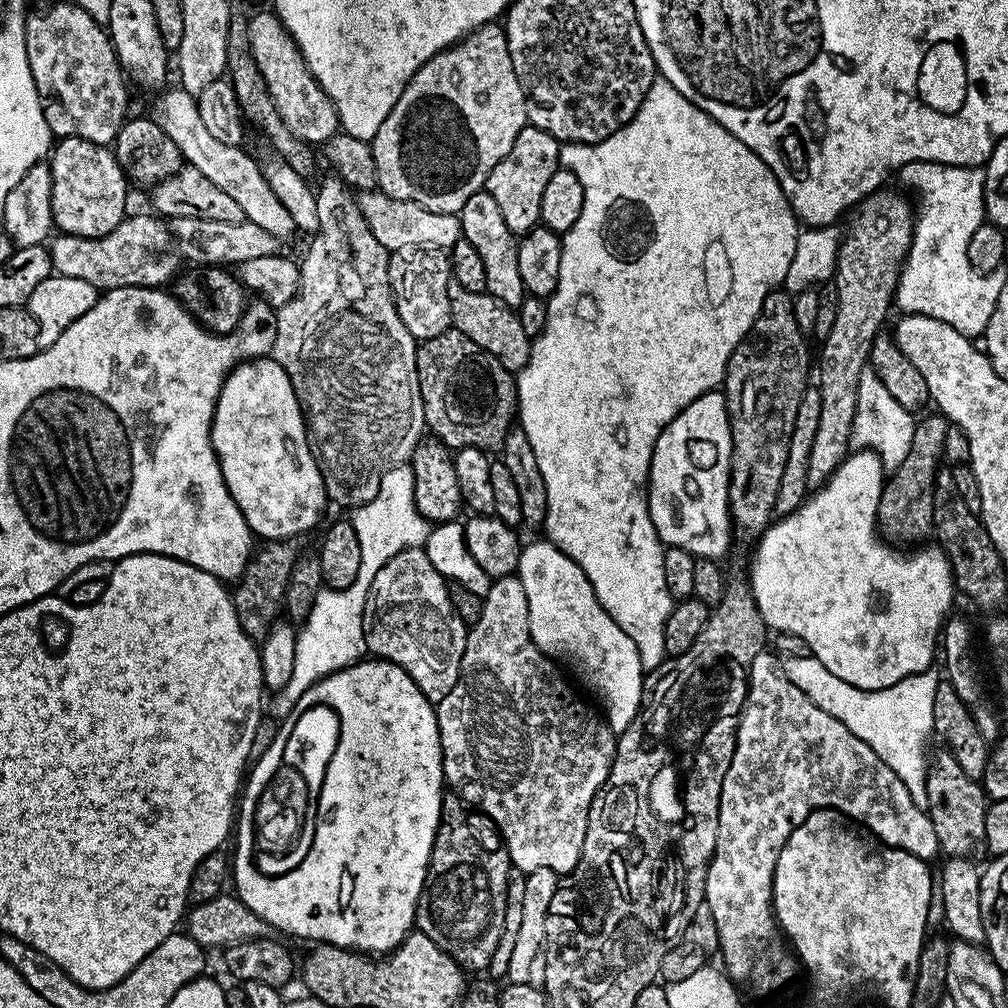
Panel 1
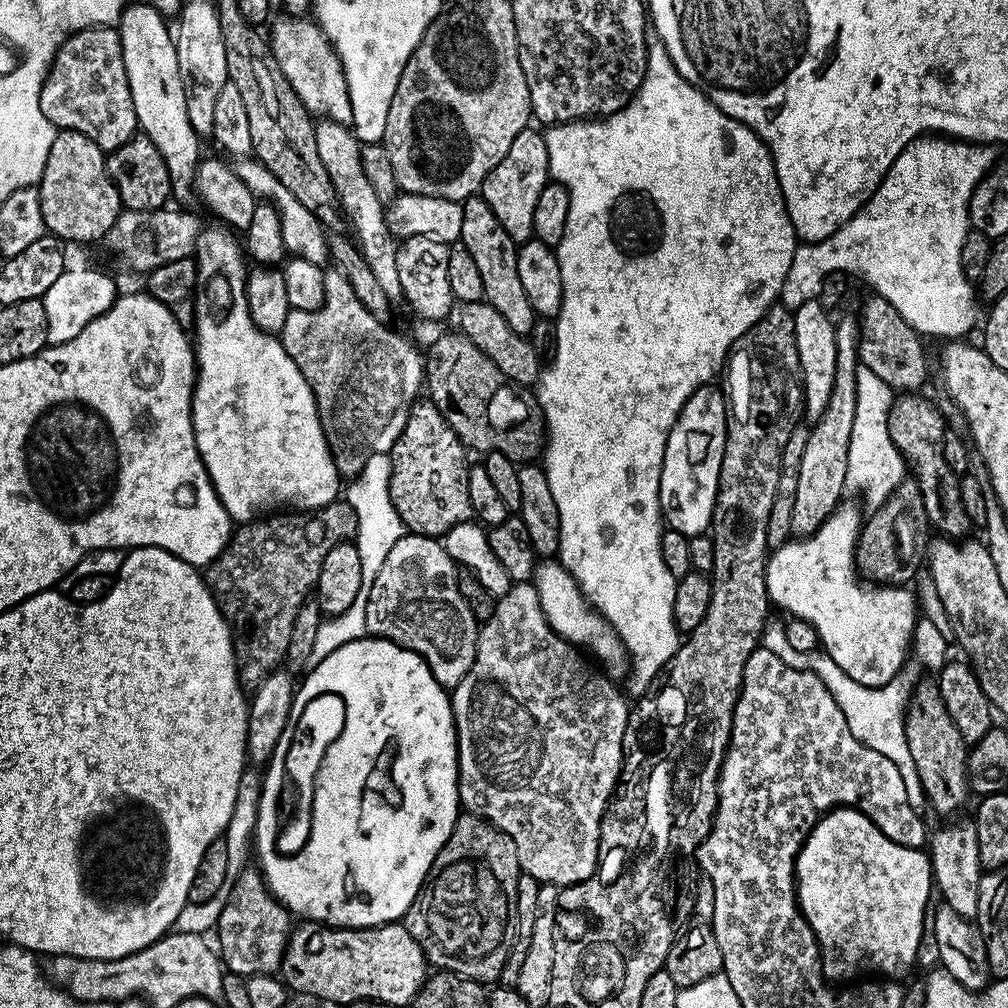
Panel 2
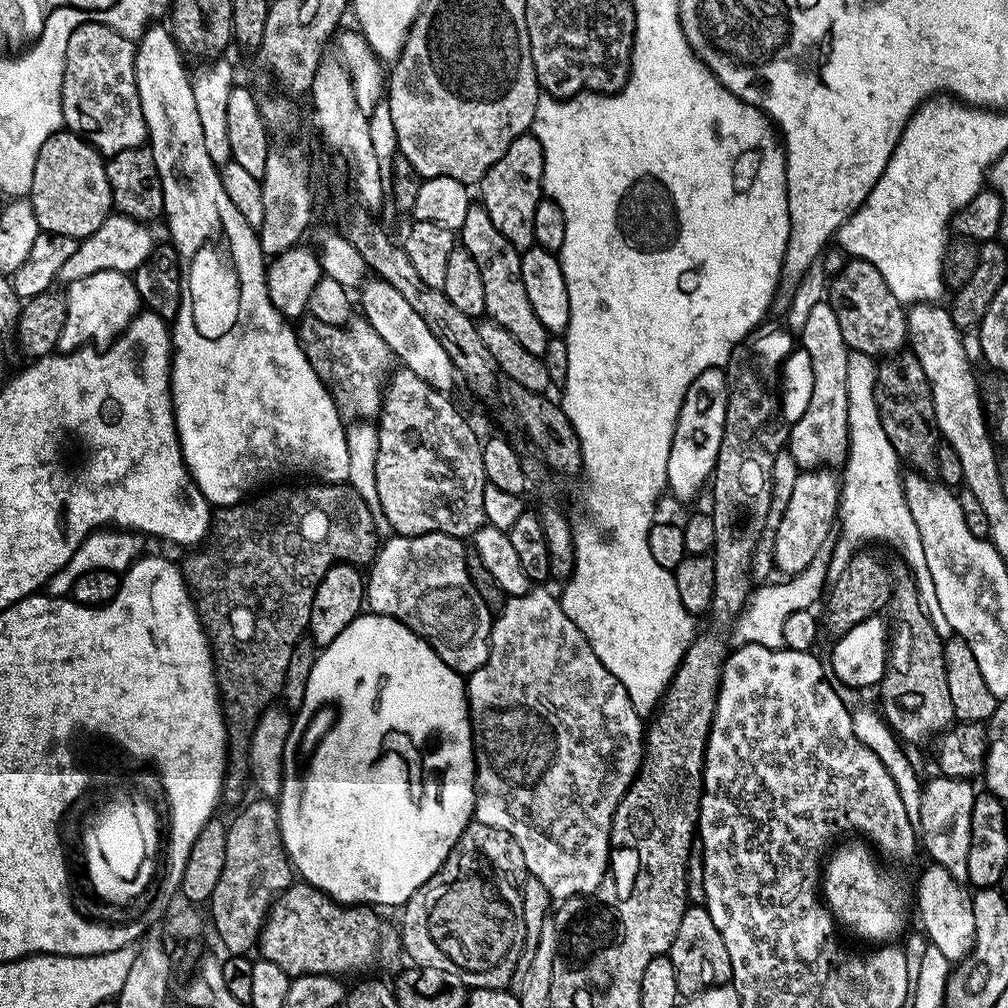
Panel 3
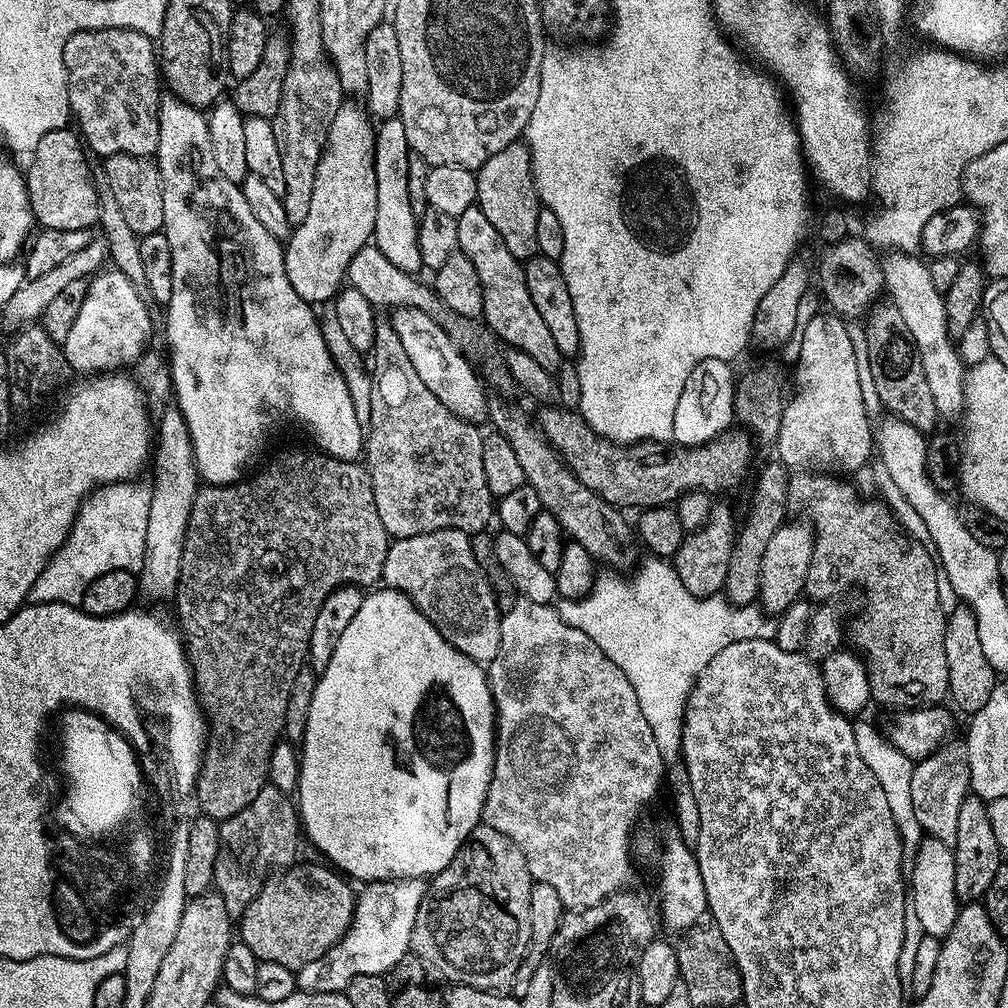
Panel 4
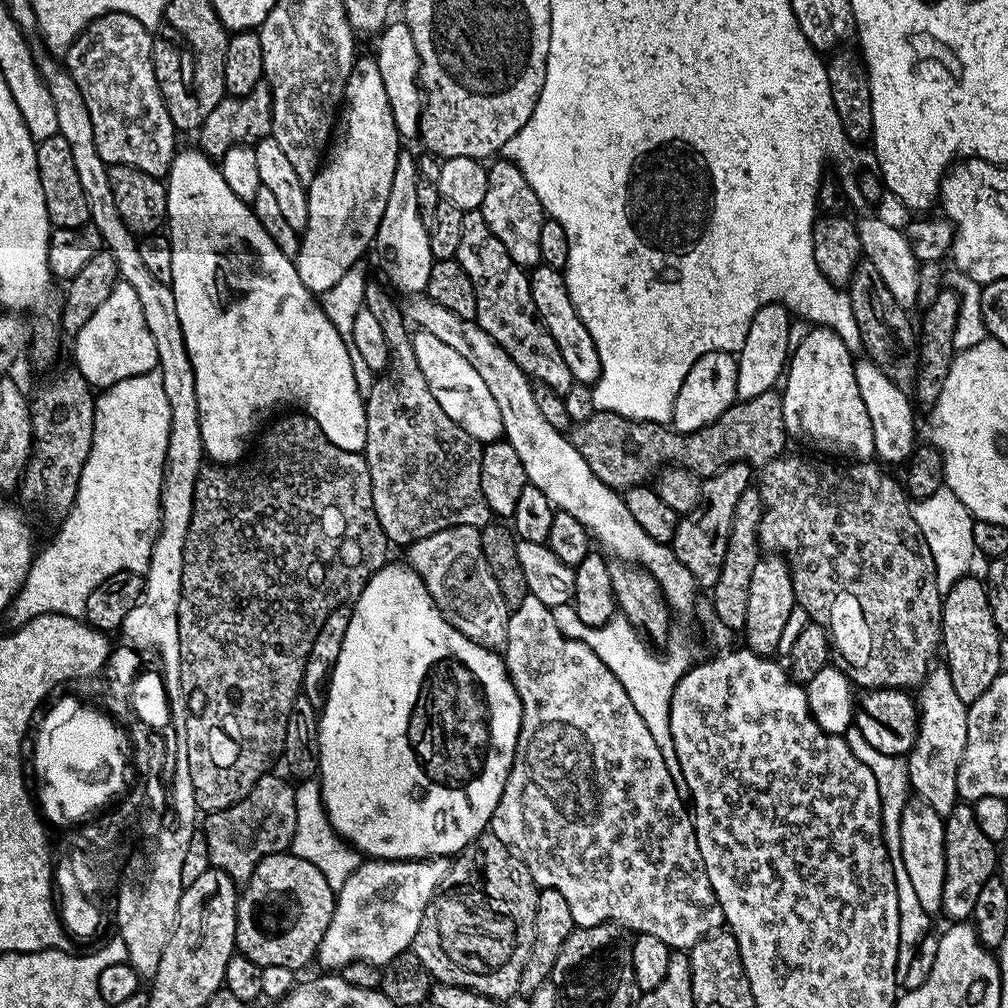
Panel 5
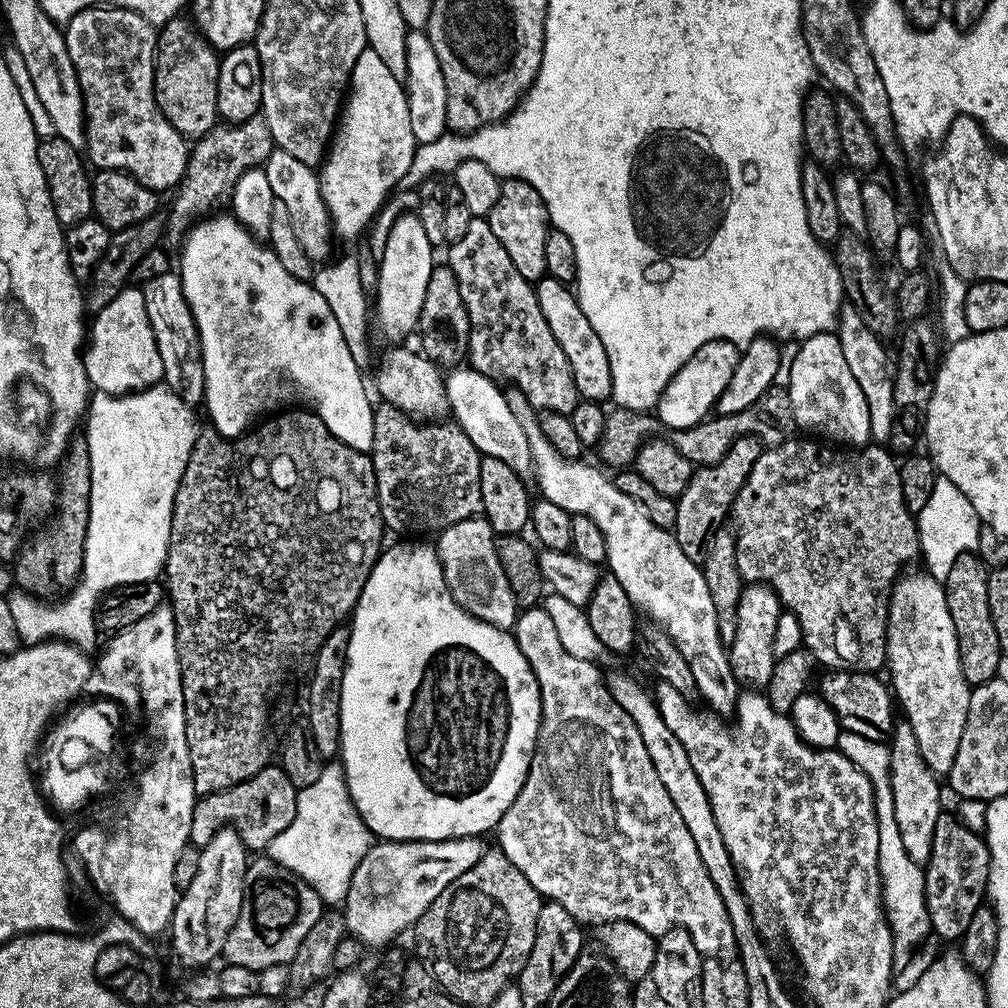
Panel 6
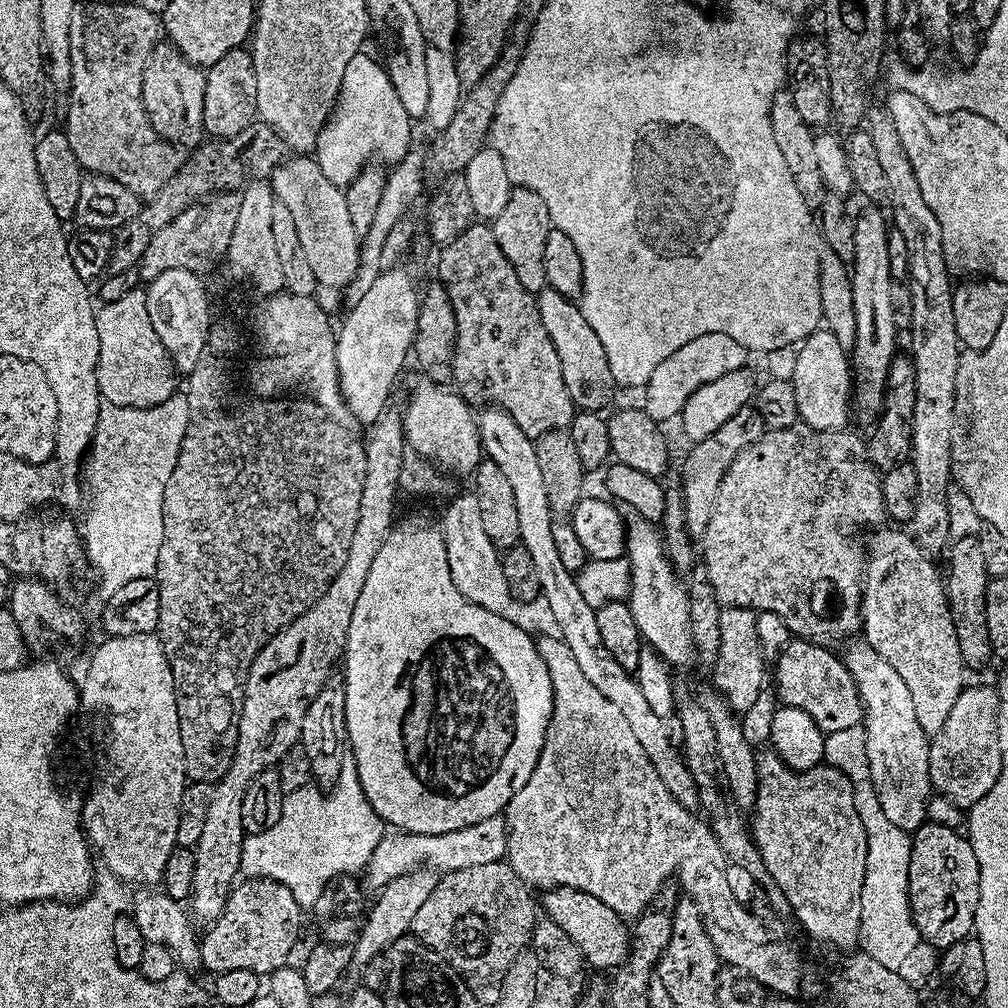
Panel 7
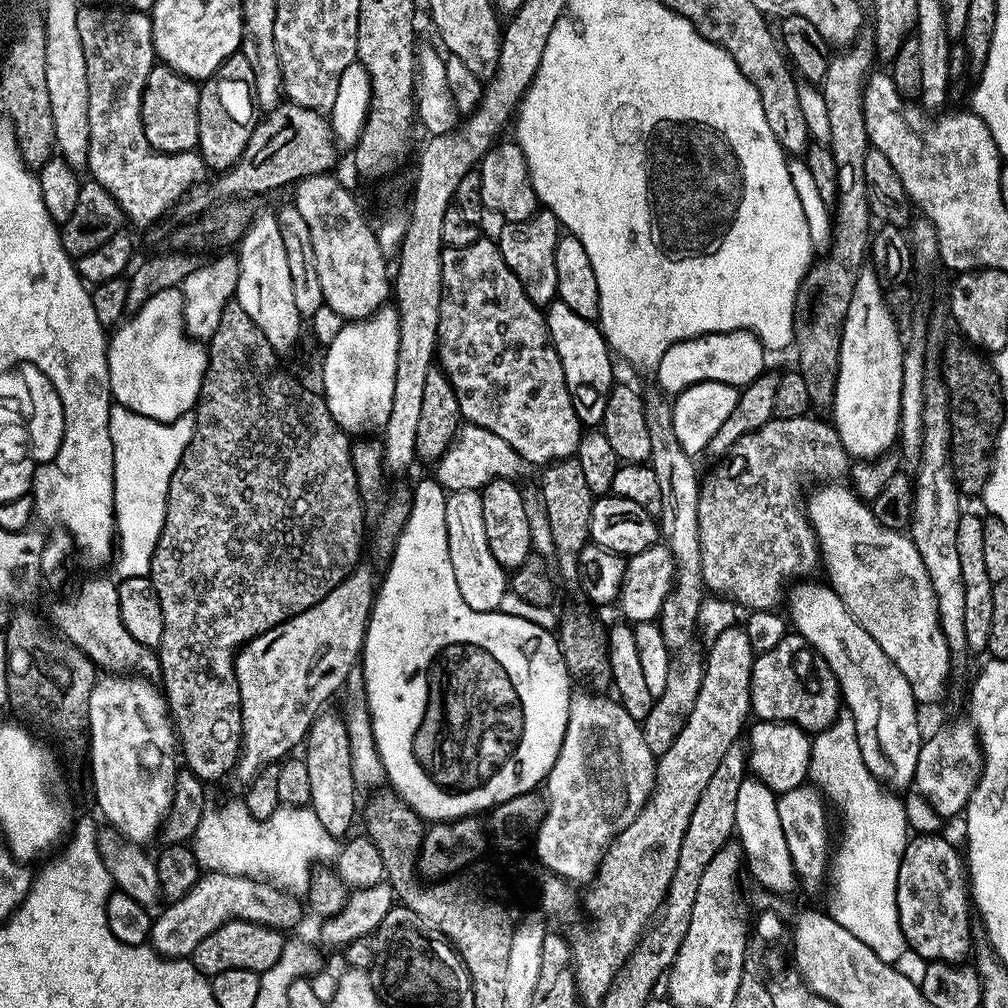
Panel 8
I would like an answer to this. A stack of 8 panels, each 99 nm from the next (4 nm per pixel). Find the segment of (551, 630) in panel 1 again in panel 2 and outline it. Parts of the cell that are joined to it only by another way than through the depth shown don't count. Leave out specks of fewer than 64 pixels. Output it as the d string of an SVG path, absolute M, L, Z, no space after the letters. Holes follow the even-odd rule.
M552 558L537 563L534 583L538 598L542 602L542 610L548 619L548 625L562 639L570 641L577 648L593 657L596 655L601 660L599 663L605 673L613 674L612 672L620 672L623 668L625 671L626 653L624 643L618 638L616 631L608 625L607 620L589 604L587 598L582 594L578 582L574 582L574 578L564 567Z

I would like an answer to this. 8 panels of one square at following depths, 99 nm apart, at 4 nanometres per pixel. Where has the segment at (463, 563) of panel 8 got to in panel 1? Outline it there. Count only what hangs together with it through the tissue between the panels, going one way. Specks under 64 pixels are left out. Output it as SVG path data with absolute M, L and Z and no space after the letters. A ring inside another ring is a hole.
M423 547L403 548L374 574L362 618L365 649L373 657L402 666L433 706L442 702L460 677L468 628L450 602L444 576L434 570Z

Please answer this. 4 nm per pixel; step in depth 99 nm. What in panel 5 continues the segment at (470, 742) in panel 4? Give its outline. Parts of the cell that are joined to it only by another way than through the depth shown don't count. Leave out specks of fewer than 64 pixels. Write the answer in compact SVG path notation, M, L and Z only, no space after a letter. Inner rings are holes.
M401 562L401 564L392 563L385 563L384 567L372 575L370 582L366 582L366 586L360 591L360 595L356 597L354 603L351 605L352 617L350 618L350 626L346 630L346 638L342 638L342 654L338 654L338 662L332 671L331 680L328 681L328 697L325 698L324 706L318 712L318 735L320 738L320 770L318 773L318 783L320 785L321 798L333 830L365 857L373 860L452 858L461 852L475 836L479 836L481 832L485 831L491 825L494 806L498 806L498 798L502 798L502 790L506 786L508 775L514 762L514 754L518 746L518 734L522 726L522 702L518 698L518 690L513 686L512 680L508 676L508 668L504 665L503 655L499 651L484 647L484 645L478 643L476 640L472 640L466 634L459 632L451 620L447 620L441 614L440 607L436 605L434 598L428 593L428 588L424 585L423 578L420 577L420 573L415 568L404 562Z

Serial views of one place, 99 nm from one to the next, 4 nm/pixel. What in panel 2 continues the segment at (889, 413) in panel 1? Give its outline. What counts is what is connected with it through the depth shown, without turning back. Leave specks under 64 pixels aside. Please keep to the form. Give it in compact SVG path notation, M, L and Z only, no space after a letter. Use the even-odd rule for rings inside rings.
M860 365L857 373L857 407L854 412L850 449L847 454L847 489L863 492L870 510L880 508L897 488L906 472L904 458L889 434L888 414L894 393L869 367Z

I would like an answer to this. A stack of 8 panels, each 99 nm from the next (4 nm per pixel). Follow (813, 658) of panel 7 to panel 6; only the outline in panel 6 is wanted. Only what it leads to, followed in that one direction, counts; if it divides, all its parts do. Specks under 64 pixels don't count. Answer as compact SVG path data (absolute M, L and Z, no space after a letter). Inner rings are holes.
M828 670L820 680L818 695L834 710L841 729L845 732L862 734L862 738L870 738L881 742L891 737L894 725L898 720L898 712L894 707L894 696L889 685L879 679L879 675L871 672L842 672Z

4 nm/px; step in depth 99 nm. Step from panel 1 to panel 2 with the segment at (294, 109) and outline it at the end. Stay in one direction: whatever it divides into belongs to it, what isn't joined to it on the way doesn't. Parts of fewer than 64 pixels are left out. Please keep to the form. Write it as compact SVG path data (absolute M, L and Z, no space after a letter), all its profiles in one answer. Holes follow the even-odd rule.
M291 14L273 15L266 32L268 45L272 47L274 58L286 76L286 82L294 94L303 102L304 109L313 117L327 118L336 124L352 124L350 94L344 72L340 69L340 59L336 56L332 43L324 36L315 19Z

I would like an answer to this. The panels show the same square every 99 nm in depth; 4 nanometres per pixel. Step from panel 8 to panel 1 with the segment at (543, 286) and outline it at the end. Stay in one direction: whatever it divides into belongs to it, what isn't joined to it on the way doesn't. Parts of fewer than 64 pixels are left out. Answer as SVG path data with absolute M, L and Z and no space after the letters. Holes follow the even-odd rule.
M525 126L518 134L514 146L510 146L510 154L506 154L506 158L502 158L502 162L490 170L486 190L498 205L506 226L510 226L517 238L540 224L542 193L560 167L561 147L561 141L555 140L546 130Z

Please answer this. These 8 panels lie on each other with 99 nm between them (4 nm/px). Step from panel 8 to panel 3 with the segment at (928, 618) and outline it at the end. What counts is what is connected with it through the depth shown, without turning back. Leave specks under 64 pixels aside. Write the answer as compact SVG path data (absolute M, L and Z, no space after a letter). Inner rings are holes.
M936 774L932 781L923 785L920 794L920 819L918 840L928 851L928 860L950 870L961 882L967 881L966 861L970 859L970 810L974 810L977 789L972 780L959 780L953 776Z

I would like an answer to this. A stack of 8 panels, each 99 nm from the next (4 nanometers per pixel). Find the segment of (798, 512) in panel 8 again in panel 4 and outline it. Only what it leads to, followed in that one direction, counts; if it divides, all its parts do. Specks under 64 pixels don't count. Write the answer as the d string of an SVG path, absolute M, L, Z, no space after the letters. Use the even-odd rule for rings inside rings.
M797 471L788 481L788 503L801 508L816 533L816 549L806 574L804 592L812 602L832 602L847 588L861 588L868 601L860 616L856 640L868 665L868 691L871 699L885 704L888 710L930 708L948 696L946 666L946 613L938 598L938 564L923 543L908 535L884 502L879 499L860 501L860 496L836 474Z

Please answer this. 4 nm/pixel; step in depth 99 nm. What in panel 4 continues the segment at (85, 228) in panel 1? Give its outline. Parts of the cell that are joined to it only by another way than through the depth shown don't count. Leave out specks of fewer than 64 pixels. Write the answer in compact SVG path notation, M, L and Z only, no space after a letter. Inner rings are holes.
M65 126L58 130L50 130L50 134L45 134L42 142L38 142L38 146L34 146L34 154L32 160L26 166L26 179L28 182L28 201L32 207L32 214L35 223L40 228L53 228L54 230L82 230L83 228L91 229L93 225L99 221L100 218L100 188L98 187L98 180L92 177L92 168L88 165L89 153L86 151L86 144L83 139L75 131L71 132L71 127Z

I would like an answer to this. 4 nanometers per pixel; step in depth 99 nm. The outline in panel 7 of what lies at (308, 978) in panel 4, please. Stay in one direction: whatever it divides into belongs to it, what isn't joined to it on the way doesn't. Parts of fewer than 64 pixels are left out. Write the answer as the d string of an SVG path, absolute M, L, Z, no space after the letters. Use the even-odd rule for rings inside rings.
M491 816L465 828L443 832L437 836L421 836L418 832L403 830L395 834L386 834L378 842L378 846L375 846L366 867L366 874L369 882L376 887L376 890L380 890L389 880L406 876L421 865L439 870L441 873L457 872L470 866L486 866L486 862L504 860L507 855L508 830L505 821L500 816Z

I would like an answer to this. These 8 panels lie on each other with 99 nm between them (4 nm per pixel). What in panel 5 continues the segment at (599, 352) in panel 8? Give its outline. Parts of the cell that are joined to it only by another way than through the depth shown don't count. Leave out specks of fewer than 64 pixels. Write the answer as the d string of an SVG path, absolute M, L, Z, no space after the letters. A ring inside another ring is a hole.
M541 262L528 272L528 281L530 282L530 298L534 298L536 314L546 326L550 338L558 342L558 351L562 354L562 359L566 361L573 381L589 386L595 384L602 370L602 362L598 358L598 346L594 346L594 338L590 338L590 330L586 330L586 322L582 322L570 298L570 290L564 281L563 271Z

